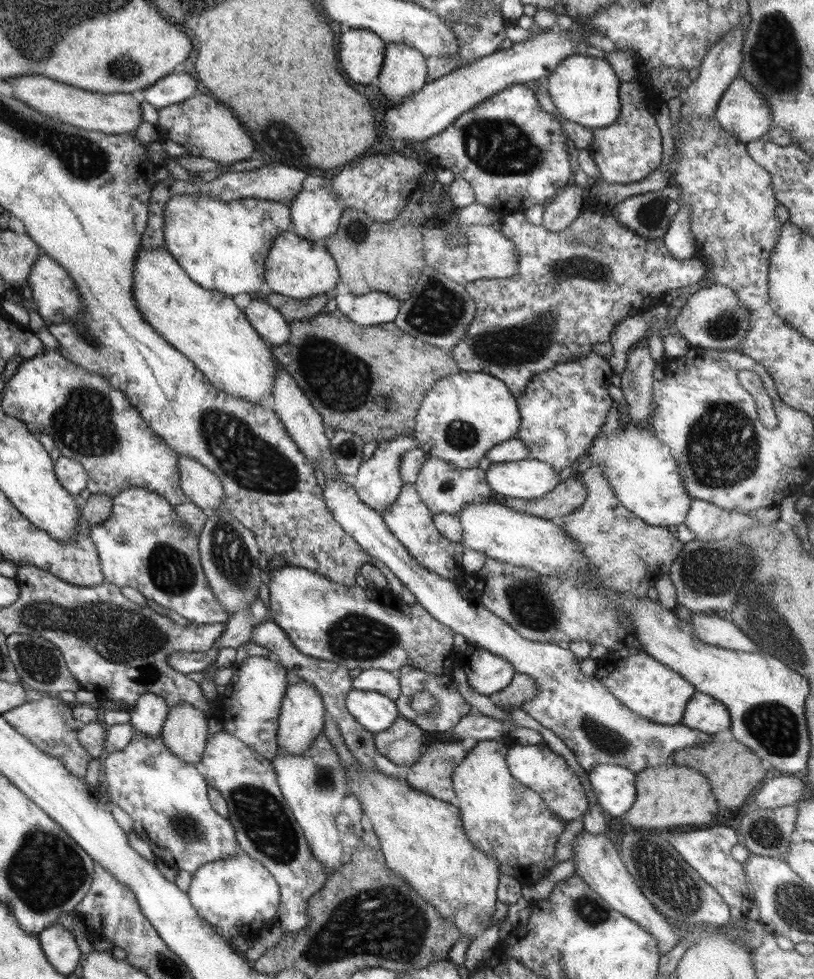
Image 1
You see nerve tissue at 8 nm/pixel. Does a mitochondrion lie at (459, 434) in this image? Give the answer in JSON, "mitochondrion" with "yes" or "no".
{"mitochondrion":"yes"}

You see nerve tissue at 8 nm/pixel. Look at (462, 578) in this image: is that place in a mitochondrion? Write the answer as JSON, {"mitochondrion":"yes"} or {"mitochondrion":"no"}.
{"mitochondrion":"no"}

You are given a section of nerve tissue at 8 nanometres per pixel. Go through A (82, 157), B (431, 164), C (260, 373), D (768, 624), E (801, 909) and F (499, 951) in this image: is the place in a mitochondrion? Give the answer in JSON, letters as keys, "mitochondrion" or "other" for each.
{"A":"mitochondrion","B":"other","C":"other","D":"mitochondrion","E":"mitochondrion","F":"other"}

